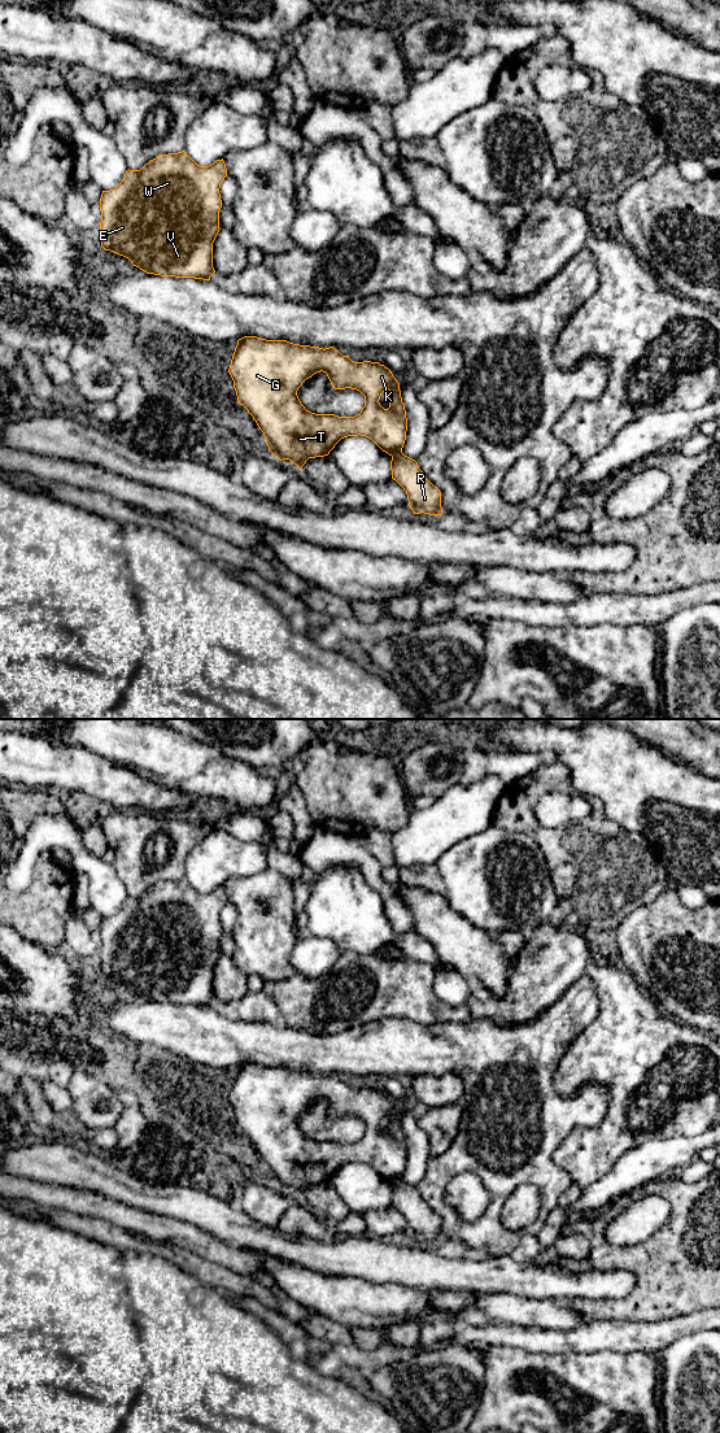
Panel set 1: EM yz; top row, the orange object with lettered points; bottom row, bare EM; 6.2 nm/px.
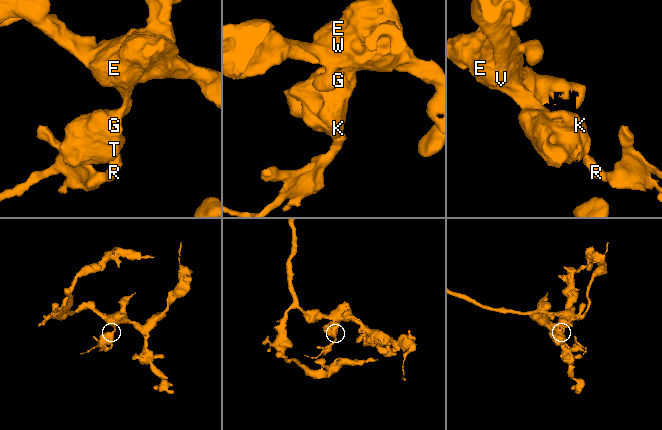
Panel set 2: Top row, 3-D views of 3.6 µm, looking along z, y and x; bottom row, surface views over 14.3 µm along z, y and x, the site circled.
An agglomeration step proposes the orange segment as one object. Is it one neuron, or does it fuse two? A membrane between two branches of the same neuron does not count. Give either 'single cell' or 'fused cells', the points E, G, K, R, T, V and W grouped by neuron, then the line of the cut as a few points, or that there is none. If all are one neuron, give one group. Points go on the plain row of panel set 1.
fused cells; E G K T V W / R; cut in yz along (401, 1177), (392, 1183)

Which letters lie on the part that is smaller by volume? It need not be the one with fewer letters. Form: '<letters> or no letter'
R

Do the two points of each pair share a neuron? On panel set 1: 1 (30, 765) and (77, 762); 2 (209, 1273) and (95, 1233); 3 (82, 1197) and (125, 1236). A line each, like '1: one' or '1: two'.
1: one
2: one
3: two

